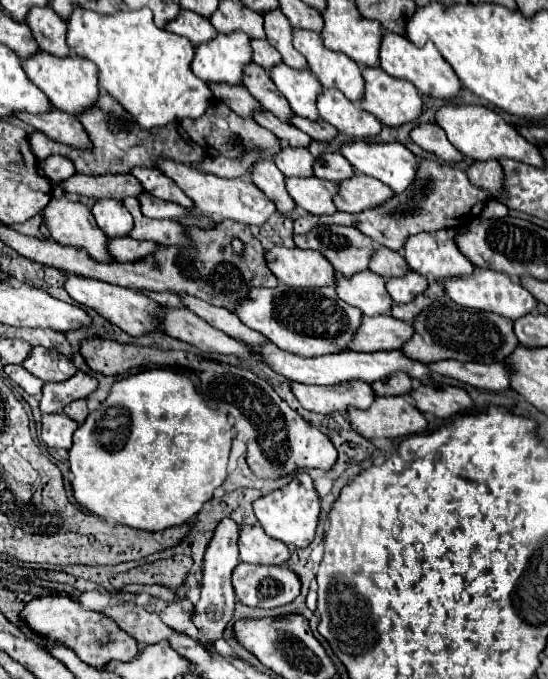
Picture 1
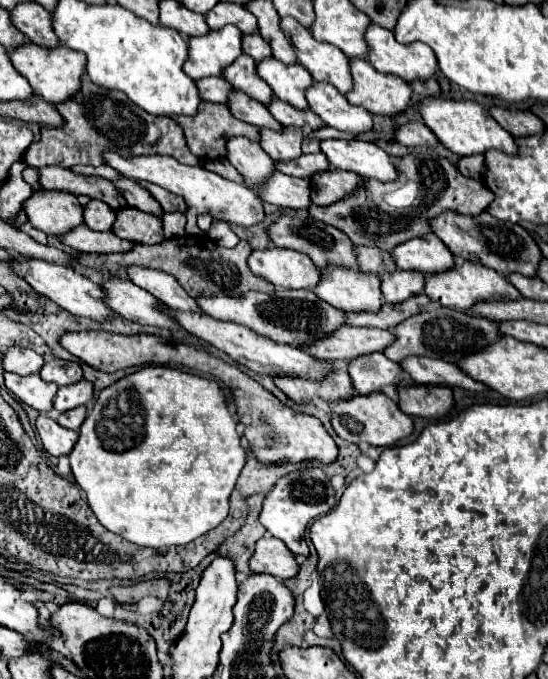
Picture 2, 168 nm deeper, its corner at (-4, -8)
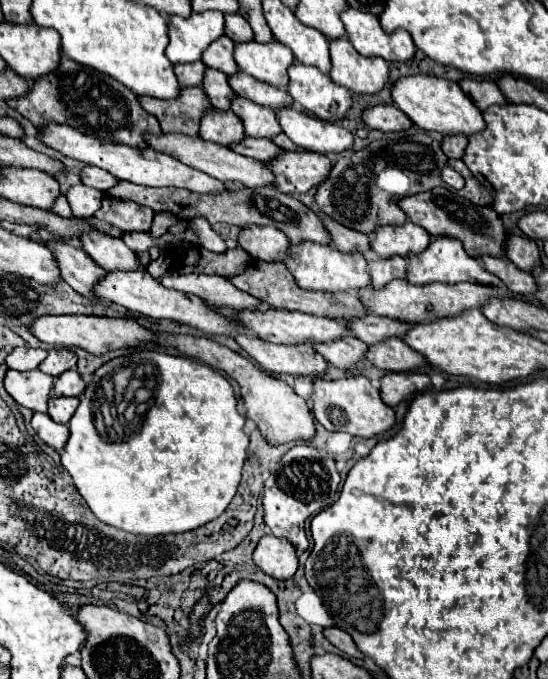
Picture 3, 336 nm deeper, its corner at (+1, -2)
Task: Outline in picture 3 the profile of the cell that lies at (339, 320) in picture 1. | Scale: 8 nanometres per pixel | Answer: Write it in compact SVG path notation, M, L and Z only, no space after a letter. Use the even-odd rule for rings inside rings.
M168 274L160 278L160 284L172 290L196 294L216 308L228 308L228 310L270 308L270 306L264 306L262 302L256 302L256 298L244 294L242 290L236 290L236 286L232 286L232 282L228 282L222 276L206 276L206 274L172 274L170 276Z

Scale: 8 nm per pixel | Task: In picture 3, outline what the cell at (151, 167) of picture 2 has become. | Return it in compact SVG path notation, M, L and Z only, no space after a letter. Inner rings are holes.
M48 124L46 128L40 130L42 142L48 144L50 148L62 152L64 156L70 156L74 160L80 160L84 164L92 164L98 168L108 170L110 174L114 174L120 180L128 180L132 184L144 184L144 186L174 186L174 188L186 188L190 192L198 192L198 194L222 194L226 188L226 184L222 184L220 180L214 180L212 176L204 174L202 170L196 170L192 166L182 164L180 160L168 156L168 154L160 154L152 148L146 150L138 150L138 148L130 148L124 144L112 144L112 142L100 142L88 134L82 134L70 126L64 124Z

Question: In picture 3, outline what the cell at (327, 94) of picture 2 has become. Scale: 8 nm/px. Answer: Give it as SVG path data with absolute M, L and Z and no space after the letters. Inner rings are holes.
M296 62L290 66L288 76L288 94L294 98L294 102L320 120L344 120L346 112L352 108L352 94L346 88L334 84L332 78L320 70Z

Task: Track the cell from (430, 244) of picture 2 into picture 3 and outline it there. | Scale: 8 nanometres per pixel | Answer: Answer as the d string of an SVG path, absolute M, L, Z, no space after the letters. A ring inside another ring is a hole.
M406 222L404 226L382 226L370 238L370 246L380 258L420 254L428 242L430 234L412 222Z

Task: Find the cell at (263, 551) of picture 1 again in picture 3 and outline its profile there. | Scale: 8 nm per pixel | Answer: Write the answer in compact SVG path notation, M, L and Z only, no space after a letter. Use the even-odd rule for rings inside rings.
M262 536L252 560L258 568L262 568L268 576L278 580L288 580L294 576L298 568L298 556L294 546L278 536Z

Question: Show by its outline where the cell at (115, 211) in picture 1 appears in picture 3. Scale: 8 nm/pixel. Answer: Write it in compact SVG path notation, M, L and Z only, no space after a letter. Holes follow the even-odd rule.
M84 184L72 186L72 190L68 190L66 194L70 208L74 212L74 216L78 218L92 218L96 214L96 210L100 208L102 202L102 192Z

